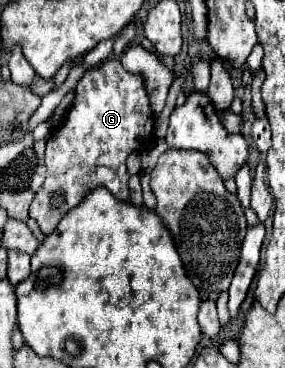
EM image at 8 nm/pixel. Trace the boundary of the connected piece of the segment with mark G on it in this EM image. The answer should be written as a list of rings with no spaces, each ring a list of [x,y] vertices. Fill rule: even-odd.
[[[118,59],[86,71],[76,85],[76,97],[62,125],[46,143],[48,177],[30,205],[30,217],[38,221],[44,235],[50,235],[58,221],[76,207],[94,187],[104,185],[116,199],[128,201],[126,157],[148,147],[154,135],[154,113],[140,73],[128,73]]]

